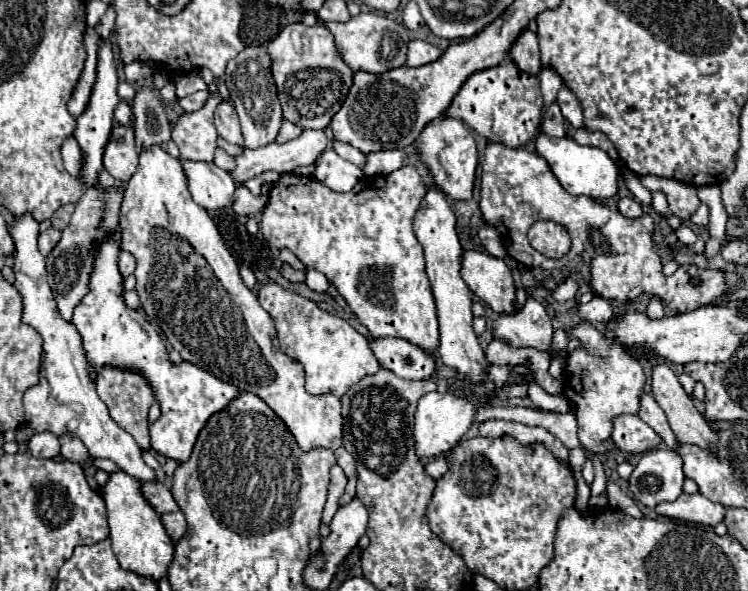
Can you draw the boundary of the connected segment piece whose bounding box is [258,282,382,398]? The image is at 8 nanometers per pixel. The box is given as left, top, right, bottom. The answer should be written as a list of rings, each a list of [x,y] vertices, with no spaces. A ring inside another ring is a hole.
[[[268,282],[260,286],[258,302],[274,320],[282,352],[302,364],[306,374],[306,392],[312,396],[332,392],[334,396],[342,398],[350,386],[382,368],[374,352],[370,352],[368,340],[340,316],[324,312],[314,300],[284,290],[276,282]]]

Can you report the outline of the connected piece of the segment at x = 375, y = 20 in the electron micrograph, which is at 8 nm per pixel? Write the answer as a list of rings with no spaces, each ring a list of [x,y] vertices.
[[[362,12],[344,24],[328,22],[326,26],[332,30],[332,34],[336,38],[336,48],[340,52],[340,56],[354,72],[364,70],[364,72],[372,72],[372,74],[382,74],[382,72],[388,72],[388,70],[394,70],[394,68],[400,68],[406,64],[406,52],[408,52],[408,44],[410,44],[408,30],[400,22],[388,18],[380,12]]]

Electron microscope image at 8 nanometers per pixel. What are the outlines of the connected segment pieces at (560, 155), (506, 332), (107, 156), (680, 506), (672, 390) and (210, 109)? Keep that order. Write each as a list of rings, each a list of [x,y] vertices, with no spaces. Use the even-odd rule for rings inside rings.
[[[544,132],[536,138],[536,152],[546,158],[550,170],[562,184],[562,188],[572,196],[590,196],[590,198],[612,198],[618,194],[618,168],[614,160],[596,146],[580,146],[572,138],[550,138]]]
[[[528,296],[524,308],[518,314],[502,314],[492,322],[492,336],[518,348],[532,346],[550,352],[552,334],[554,332],[546,308],[532,296]]]
[[[116,126],[110,134],[110,142],[104,150],[104,168],[124,184],[138,168],[138,152],[134,146],[134,130]]]
[[[682,494],[674,502],[664,502],[658,504],[658,514],[668,516],[674,520],[686,520],[694,524],[704,524],[704,526],[716,526],[718,522],[724,520],[726,508],[718,502],[710,502],[702,494]]]
[[[656,364],[654,366],[652,396],[660,404],[660,408],[664,410],[664,414],[668,418],[668,424],[676,434],[678,444],[696,444],[700,448],[708,448],[716,442],[716,432],[710,428],[710,424],[704,420],[704,416],[696,410],[696,406],[692,404],[692,398],[684,392],[682,384],[678,382],[678,376],[672,372],[670,366],[666,366],[666,364]]]
[[[214,92],[208,102],[190,114],[176,118],[172,128],[172,140],[180,148],[182,160],[202,160],[212,162],[216,150],[216,128],[214,128],[214,108],[222,98]]]

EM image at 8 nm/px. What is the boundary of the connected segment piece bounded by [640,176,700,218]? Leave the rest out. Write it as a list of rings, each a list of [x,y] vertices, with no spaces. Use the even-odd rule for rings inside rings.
[[[642,176],[642,184],[652,192],[652,190],[662,190],[666,192],[670,212],[678,218],[690,218],[698,210],[698,196],[692,188],[678,180],[670,178],[658,178],[658,176]]]

